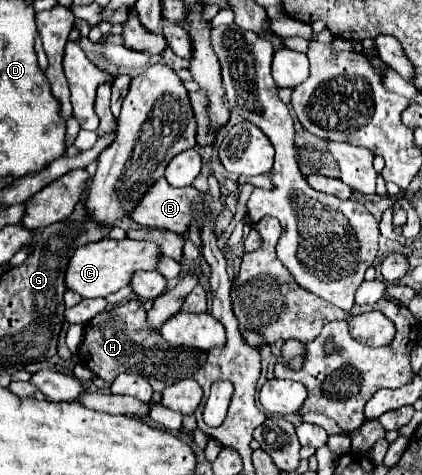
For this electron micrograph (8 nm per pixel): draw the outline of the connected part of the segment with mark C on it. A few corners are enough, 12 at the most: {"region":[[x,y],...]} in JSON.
{"region":[[103,238],[77,248],[65,286],[105,298],[137,270],[155,270],[157,244]]}

